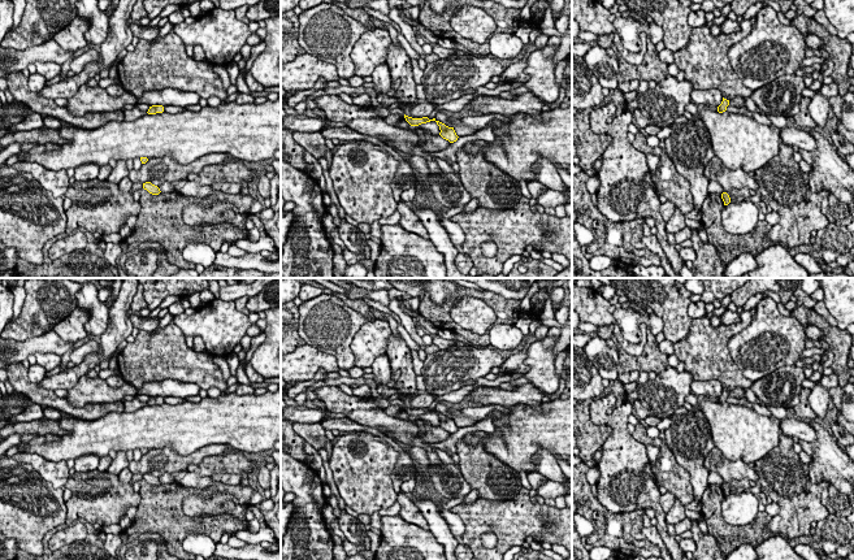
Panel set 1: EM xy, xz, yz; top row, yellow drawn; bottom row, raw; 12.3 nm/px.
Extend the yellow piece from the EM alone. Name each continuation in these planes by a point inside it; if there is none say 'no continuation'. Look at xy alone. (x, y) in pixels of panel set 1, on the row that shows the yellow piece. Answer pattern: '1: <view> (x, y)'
no continuation

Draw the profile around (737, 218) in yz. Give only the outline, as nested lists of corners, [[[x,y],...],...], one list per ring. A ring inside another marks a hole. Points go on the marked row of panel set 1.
[[[750,200],[729,203],[721,212],[721,225],[732,235],[751,233],[759,218],[759,207]]]

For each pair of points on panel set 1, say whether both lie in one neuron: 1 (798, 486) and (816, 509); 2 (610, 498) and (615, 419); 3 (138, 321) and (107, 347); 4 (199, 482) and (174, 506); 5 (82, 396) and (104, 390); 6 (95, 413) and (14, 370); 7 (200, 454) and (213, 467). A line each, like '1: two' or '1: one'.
1: one
2: one
3: two
4: two
5: one
6: one
7: two

